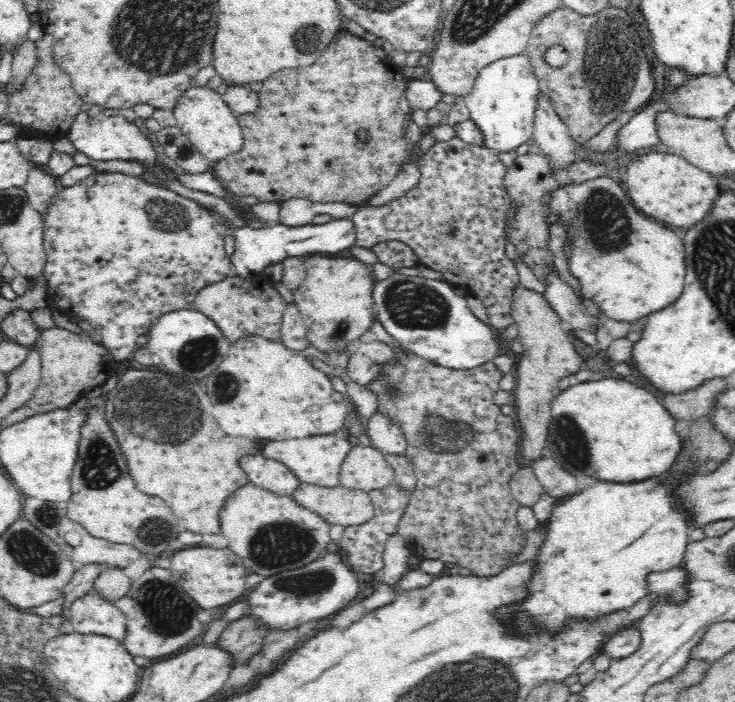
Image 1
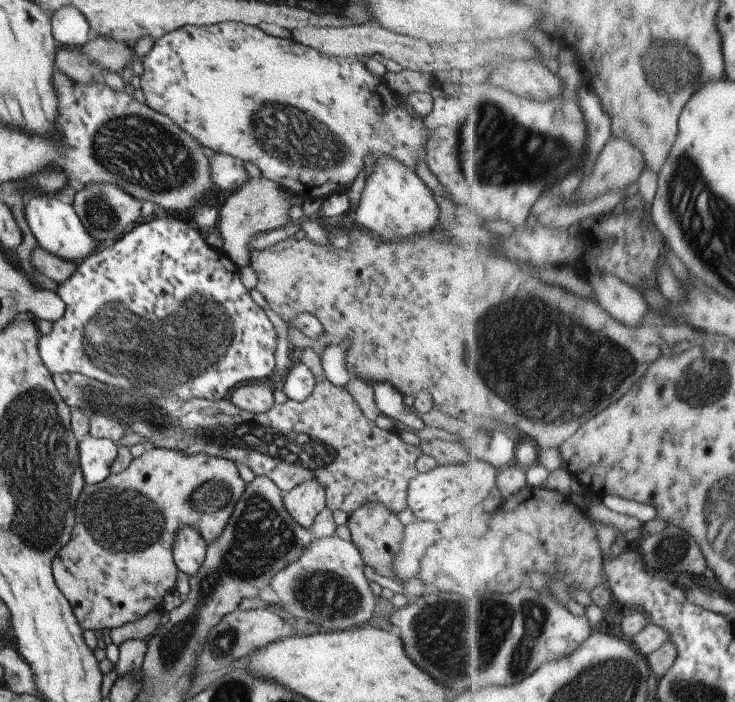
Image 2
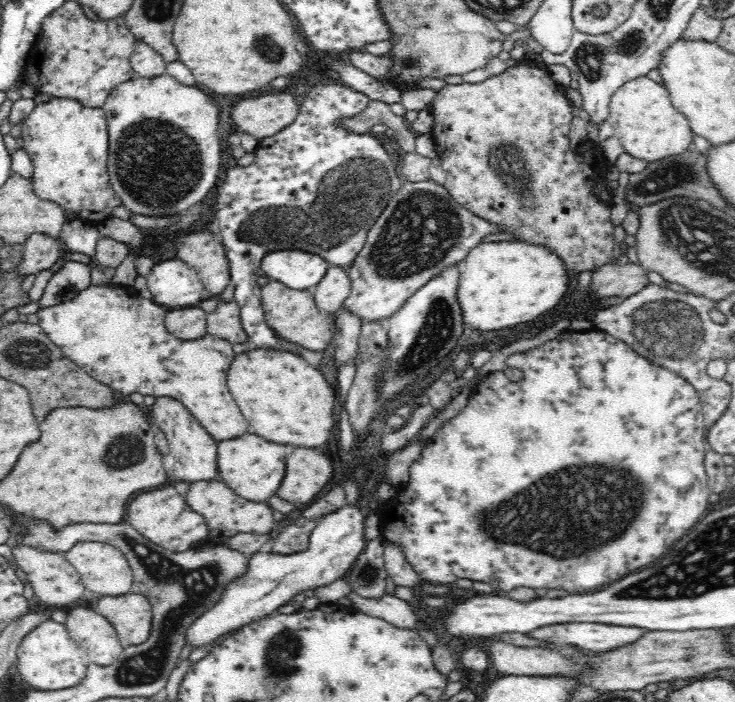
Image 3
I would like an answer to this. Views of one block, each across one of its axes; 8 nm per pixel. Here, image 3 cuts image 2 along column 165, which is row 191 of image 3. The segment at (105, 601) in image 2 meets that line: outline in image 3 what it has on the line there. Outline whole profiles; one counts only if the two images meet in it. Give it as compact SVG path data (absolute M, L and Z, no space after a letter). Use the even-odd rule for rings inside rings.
M521 61L515 66L506 68L502 74L492 76L479 84L466 84L466 82L463 84L447 84L446 87L437 90L436 98L432 101L429 110L435 119L435 124L430 133L435 142L435 151L447 176L445 188L458 204L476 216L487 220L490 224L505 228L505 232L512 234L518 242L547 246L552 252L556 253L556 256L562 258L568 270L580 273L584 270L594 271L598 267L615 262L618 255L618 245L614 241L614 225L610 219L611 205L606 205L596 195L597 183L603 178L607 178L607 174L613 165L610 161L602 159L599 147L596 144L590 150L586 150L585 144L575 150L570 146L568 132L573 119L573 106L566 96L564 88L552 80L546 66L540 66L536 63L528 65Z

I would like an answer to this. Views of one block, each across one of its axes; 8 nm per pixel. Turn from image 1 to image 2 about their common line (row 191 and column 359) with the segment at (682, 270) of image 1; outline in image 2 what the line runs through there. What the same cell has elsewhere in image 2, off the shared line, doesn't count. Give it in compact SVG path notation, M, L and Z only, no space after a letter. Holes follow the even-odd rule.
M337 535L314 538L297 562L274 574L270 586L280 599L278 606L297 619L312 620L324 630L350 629L350 626L367 624L374 612L376 598L364 575L364 566L362 556L352 541Z

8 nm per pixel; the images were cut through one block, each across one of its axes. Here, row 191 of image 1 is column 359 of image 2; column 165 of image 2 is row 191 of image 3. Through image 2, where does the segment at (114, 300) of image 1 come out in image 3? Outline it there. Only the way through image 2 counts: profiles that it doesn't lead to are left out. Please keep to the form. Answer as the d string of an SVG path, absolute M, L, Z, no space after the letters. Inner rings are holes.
M52 97L36 105L20 125L23 149L30 155L34 169L31 182L36 195L60 205L69 217L89 219L93 225L110 218L112 210L121 202L110 185L107 171L109 138L103 108Z

